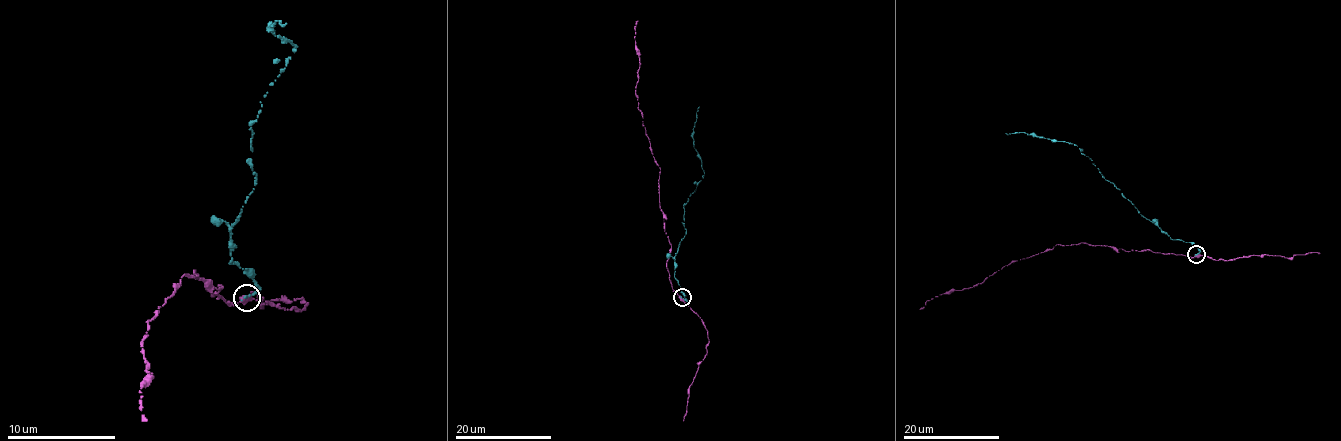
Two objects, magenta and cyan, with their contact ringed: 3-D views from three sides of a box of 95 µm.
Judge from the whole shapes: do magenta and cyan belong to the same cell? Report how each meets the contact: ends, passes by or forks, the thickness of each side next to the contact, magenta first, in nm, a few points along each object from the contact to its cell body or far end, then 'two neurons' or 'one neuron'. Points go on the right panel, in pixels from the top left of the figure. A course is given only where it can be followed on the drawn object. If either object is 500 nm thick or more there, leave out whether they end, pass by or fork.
magenta passes by; cyan ends there; 380 nm thick on the magenta side, 180 nm on the other; magenta runs (1197, 254), (1114, 249), (1080, 242), (1056, 245), (1014, 260), (980, 283), (935, 296), (919, 309); cyan runs (1197, 254), (1197, 247), (1189, 242), (1173, 240), (1143, 217), (1073, 144), (1021, 132), (1006, 133); two neurons

